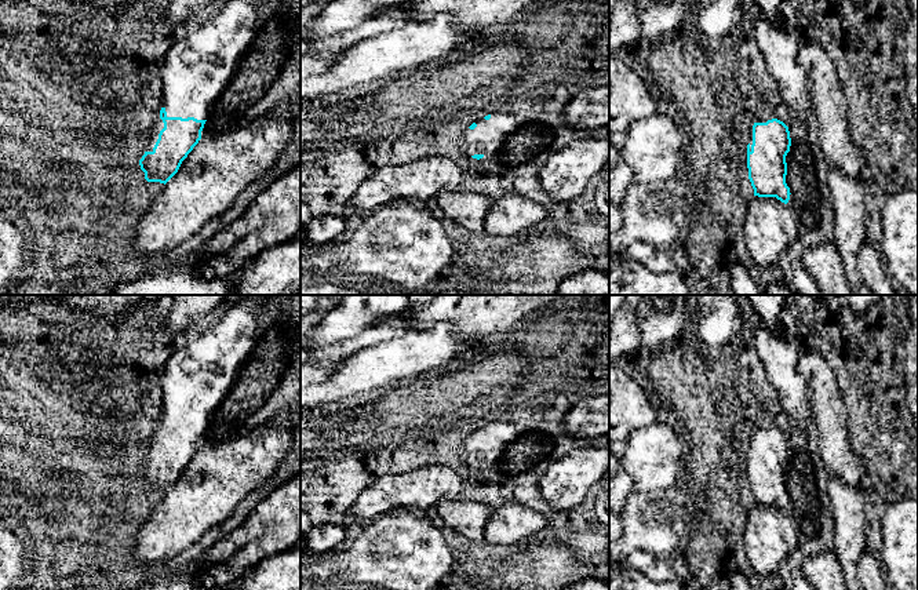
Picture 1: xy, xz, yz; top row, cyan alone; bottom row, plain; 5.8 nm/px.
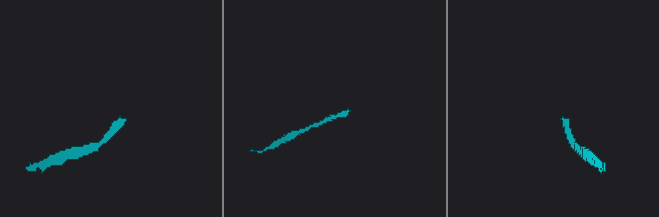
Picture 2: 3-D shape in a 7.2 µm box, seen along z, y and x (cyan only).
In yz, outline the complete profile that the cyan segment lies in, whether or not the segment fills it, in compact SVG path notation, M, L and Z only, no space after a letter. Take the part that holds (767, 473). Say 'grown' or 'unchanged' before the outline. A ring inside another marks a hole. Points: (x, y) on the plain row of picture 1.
grown; M755 429L748 440L747 477L754 505L776 506L787 513L790 496L786 492L791 447L788 436L777 429Z

